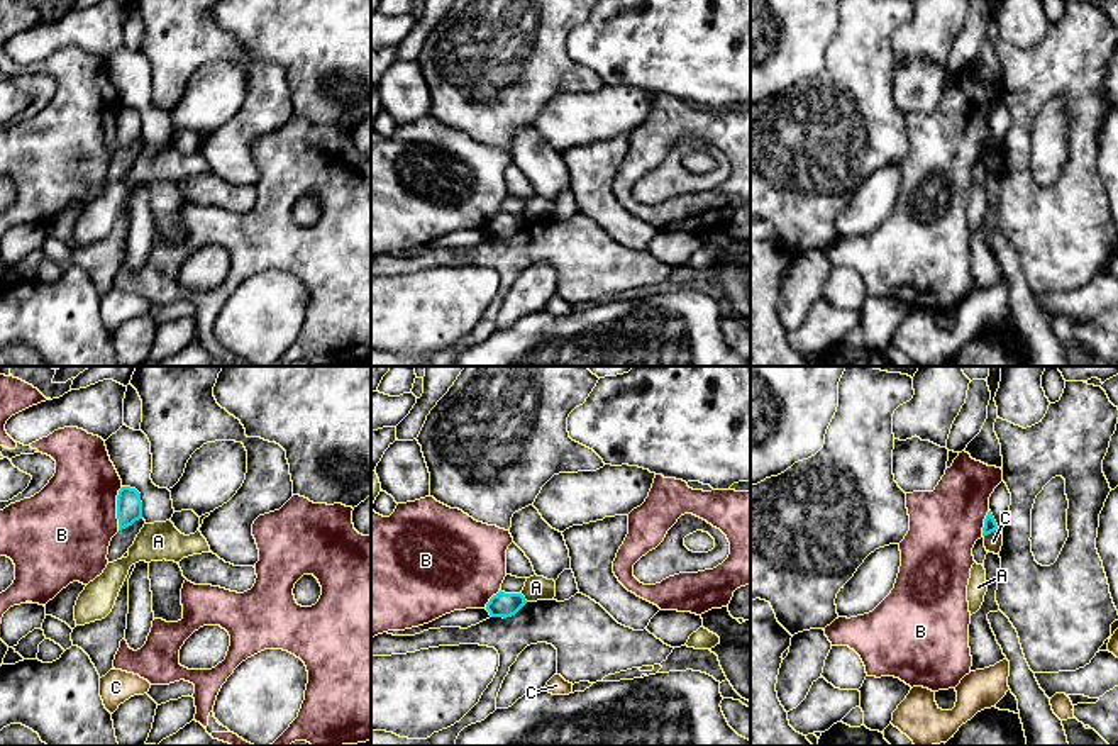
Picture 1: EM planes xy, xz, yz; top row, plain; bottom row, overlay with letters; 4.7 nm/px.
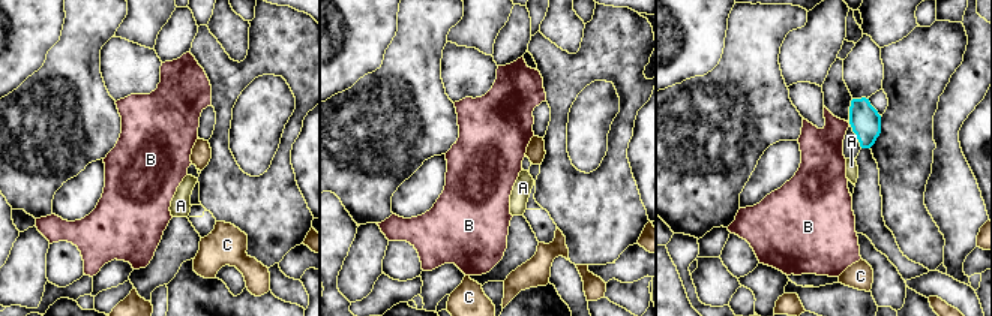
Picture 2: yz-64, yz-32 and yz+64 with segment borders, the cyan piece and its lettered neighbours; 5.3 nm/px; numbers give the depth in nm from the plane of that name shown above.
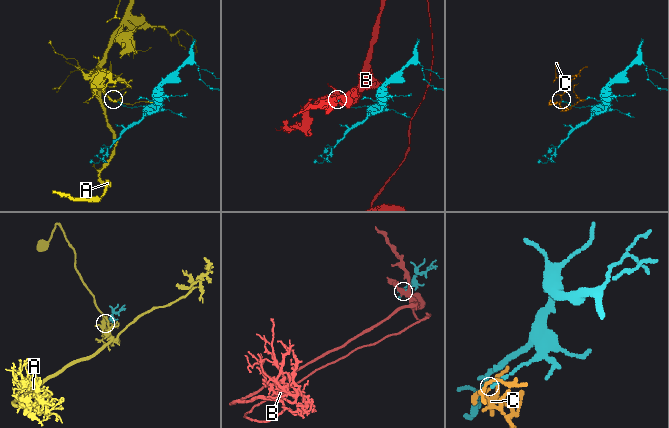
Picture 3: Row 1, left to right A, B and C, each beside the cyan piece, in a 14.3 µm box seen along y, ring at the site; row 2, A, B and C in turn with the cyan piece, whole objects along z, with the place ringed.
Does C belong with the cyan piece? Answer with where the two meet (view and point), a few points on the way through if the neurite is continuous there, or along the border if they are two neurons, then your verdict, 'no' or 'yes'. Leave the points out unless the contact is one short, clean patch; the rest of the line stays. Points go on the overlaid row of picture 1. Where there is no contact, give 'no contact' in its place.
yz (990, 533) | along yz (998, 528), (983, 536) | no

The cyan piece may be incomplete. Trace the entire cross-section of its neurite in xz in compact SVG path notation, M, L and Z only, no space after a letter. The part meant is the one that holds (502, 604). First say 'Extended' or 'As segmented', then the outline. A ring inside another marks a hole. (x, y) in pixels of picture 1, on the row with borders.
As segmented. M498 592L486 604L486 610L491 617L512 617L527 604L522 593L505 593Z

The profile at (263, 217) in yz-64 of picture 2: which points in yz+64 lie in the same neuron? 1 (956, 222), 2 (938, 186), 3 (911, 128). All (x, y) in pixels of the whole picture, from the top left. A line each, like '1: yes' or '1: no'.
1: no
2: no
3: yes

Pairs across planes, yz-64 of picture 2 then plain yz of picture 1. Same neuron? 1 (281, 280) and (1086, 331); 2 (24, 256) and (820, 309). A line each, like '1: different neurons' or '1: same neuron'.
1: same neuron
2: different neurons

